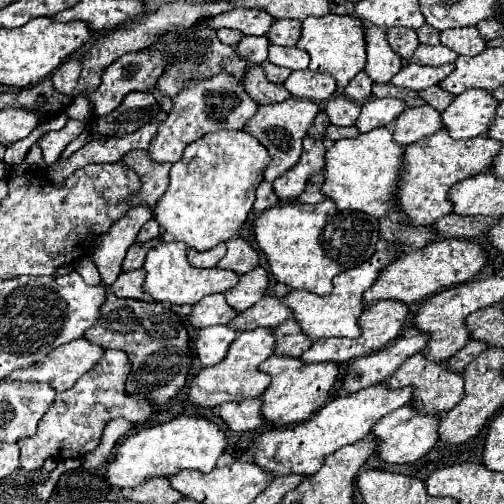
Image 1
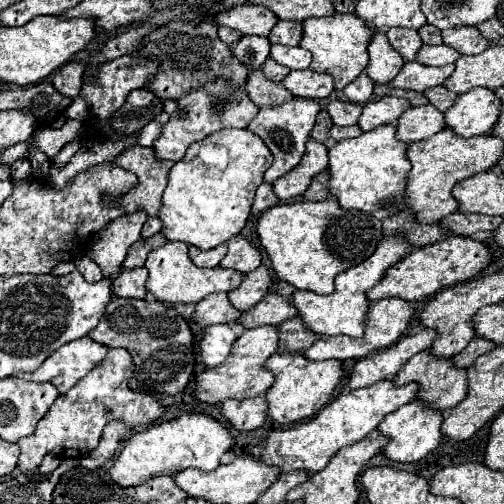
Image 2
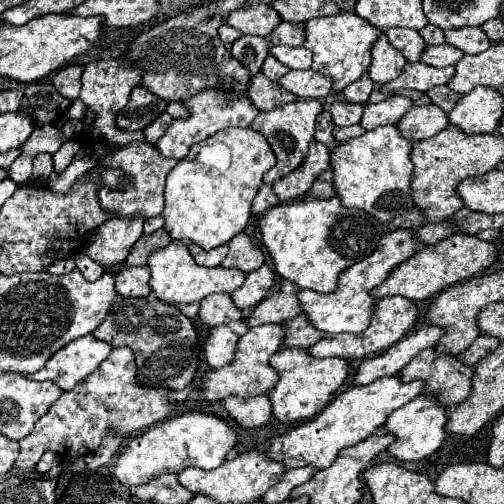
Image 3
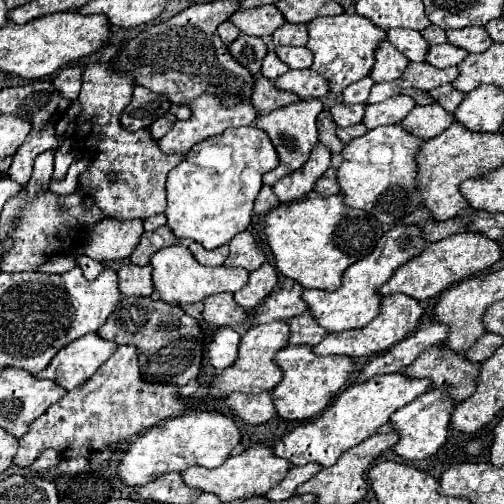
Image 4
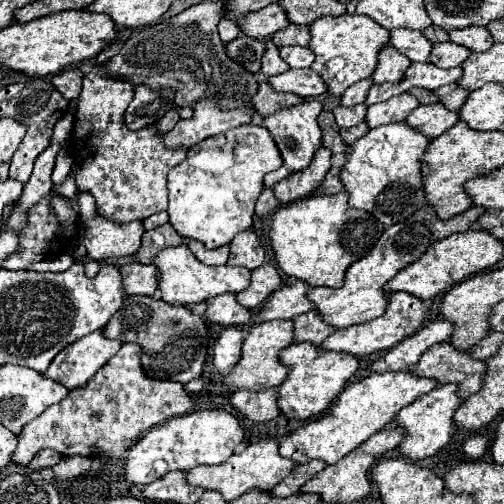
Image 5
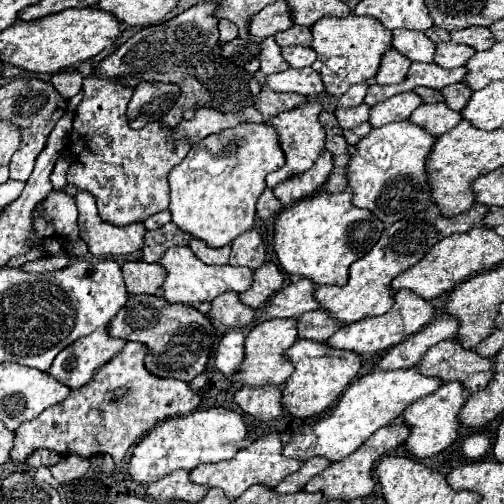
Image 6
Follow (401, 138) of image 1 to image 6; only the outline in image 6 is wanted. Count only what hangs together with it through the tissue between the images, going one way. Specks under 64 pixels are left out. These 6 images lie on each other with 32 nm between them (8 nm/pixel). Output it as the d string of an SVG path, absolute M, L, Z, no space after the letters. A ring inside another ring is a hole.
M438 102L438 104L422 104L420 108L416 108L412 112L410 120L414 124L420 124L422 128L426 128L428 132L440 136L440 134L450 132L462 120L462 114L454 112L446 104Z

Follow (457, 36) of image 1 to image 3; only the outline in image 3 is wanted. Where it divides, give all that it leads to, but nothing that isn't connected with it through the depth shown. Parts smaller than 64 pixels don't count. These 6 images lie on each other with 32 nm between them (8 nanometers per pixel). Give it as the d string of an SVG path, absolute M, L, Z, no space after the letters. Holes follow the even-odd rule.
M466 26L466 28L458 28L458 30L446 30L444 32L446 42L460 48L466 54L480 54L484 50L490 48L490 38L484 34L482 28L476 26Z

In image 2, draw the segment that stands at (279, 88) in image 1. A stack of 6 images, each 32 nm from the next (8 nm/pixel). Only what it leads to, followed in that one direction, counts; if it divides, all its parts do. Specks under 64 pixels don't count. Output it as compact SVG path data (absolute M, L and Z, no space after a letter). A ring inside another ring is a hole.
M262 70L250 72L248 82L246 82L246 94L258 108L272 108L280 106L284 102L290 102L294 96L282 86L272 80L268 80Z

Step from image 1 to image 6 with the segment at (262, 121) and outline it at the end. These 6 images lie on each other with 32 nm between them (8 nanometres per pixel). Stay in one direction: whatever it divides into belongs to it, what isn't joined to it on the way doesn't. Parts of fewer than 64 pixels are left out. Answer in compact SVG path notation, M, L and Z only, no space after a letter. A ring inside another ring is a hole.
M310 102L306 106L300 106L300 108L288 110L288 112L280 112L280 116L276 116L268 122L272 126L276 126L282 148L284 148L284 156L286 156L284 168L280 168L280 170L266 176L266 186L270 190L276 188L280 182L288 180L292 174L300 174L300 172L312 168L314 162L320 158L320 154L326 150L326 146L324 146L326 144L326 132L324 132L324 126L318 120L320 110L322 110L322 106L318 102Z

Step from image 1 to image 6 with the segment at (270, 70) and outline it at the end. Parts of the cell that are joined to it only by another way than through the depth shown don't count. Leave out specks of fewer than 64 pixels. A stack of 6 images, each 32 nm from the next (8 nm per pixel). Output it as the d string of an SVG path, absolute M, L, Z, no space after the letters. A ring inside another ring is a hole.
M264 38L258 44L260 44L260 72L264 76L272 72L282 72L288 68L288 62L282 58L280 46L276 44L274 38Z

